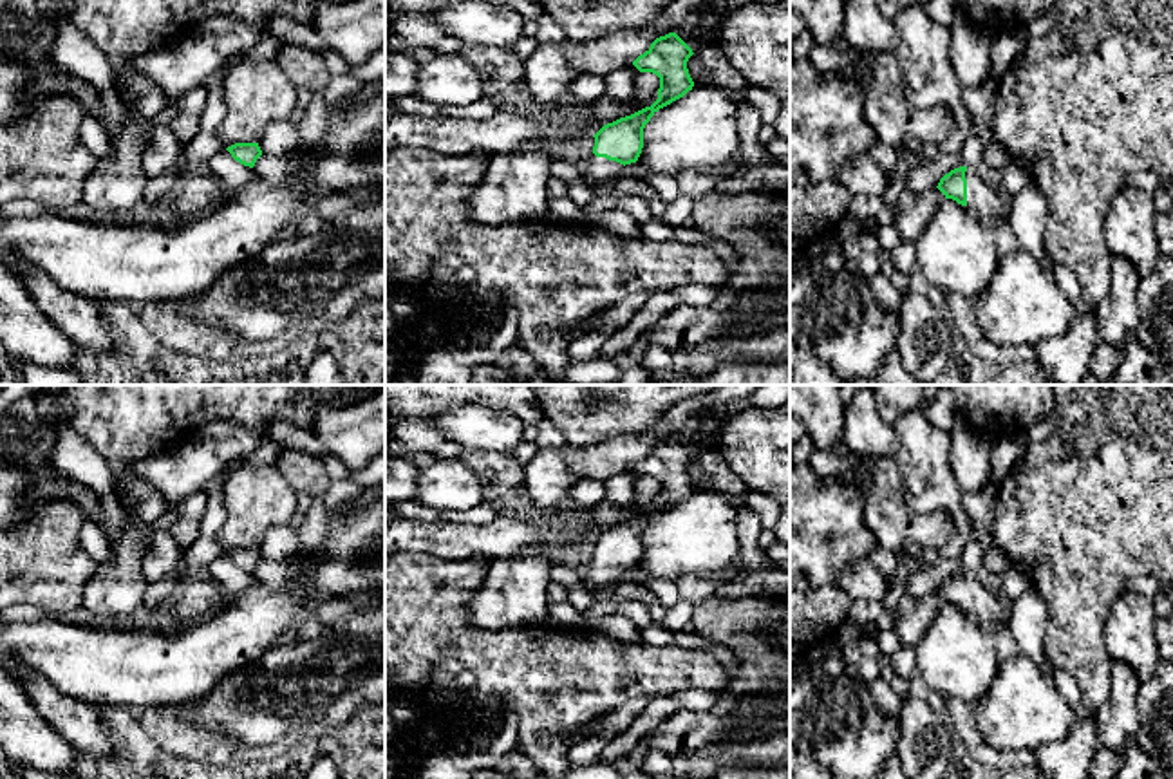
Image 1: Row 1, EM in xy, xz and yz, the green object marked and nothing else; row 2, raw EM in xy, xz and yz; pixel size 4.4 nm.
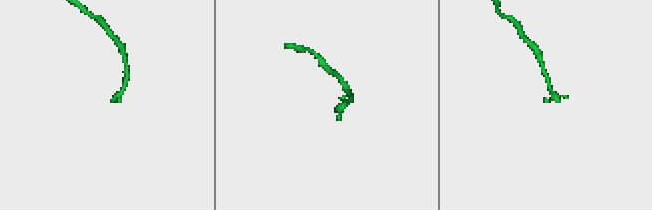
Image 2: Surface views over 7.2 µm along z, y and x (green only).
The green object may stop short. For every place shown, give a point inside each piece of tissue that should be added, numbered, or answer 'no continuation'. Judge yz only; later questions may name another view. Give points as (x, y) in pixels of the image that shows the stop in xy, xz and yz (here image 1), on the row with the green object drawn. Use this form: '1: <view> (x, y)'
1: yz (984, 201)

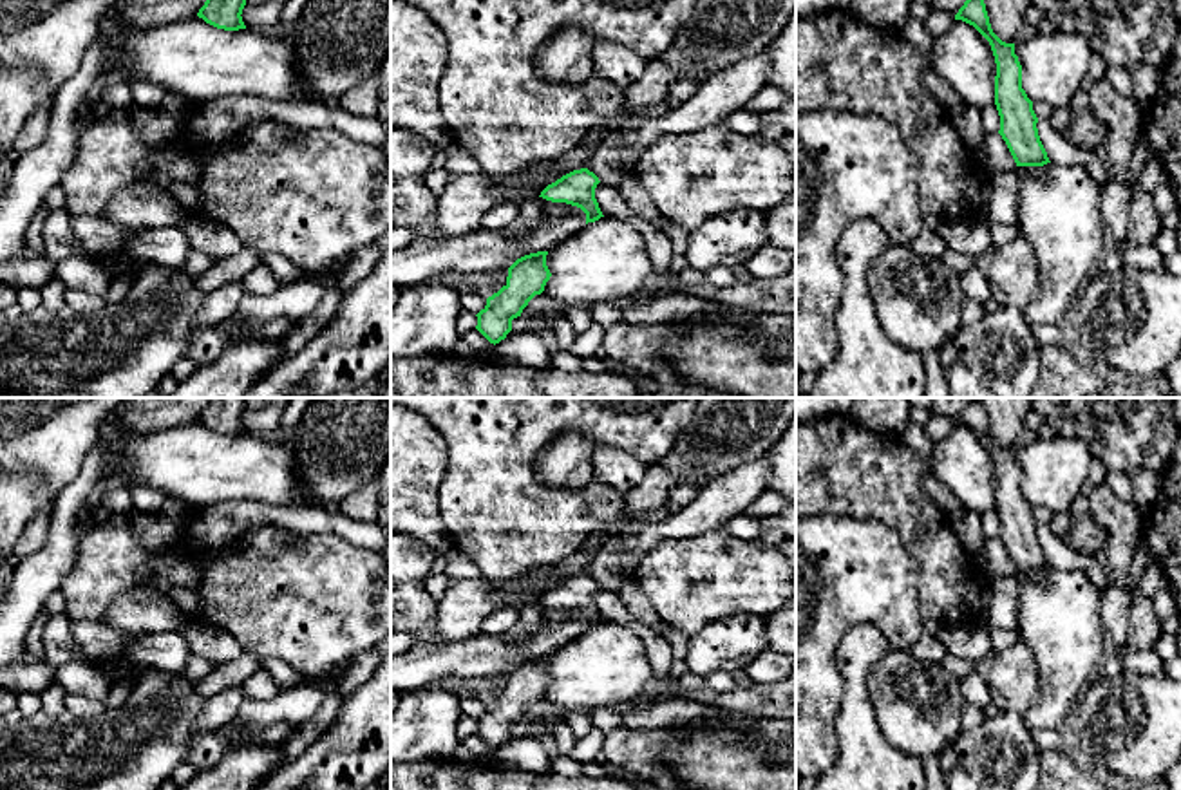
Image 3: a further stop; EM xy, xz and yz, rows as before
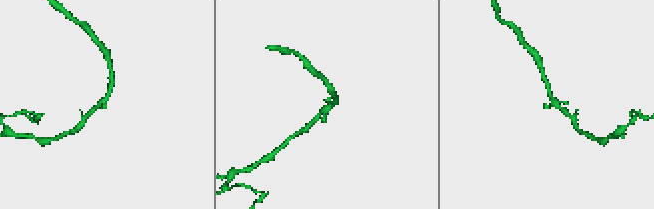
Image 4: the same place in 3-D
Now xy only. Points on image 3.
no continuation

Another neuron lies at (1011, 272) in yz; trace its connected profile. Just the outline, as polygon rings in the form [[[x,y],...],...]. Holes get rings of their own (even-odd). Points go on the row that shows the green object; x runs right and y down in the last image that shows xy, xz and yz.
[[[1022,235],[1000,248],[989,248],[977,259],[977,266],[1000,306],[1015,306],[1022,311],[1027,307],[1040,275],[1035,249]]]

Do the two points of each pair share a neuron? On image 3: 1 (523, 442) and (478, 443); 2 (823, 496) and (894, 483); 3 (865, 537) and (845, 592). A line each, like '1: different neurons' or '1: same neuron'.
1: same neuron
2: same neuron
3: same neuron

